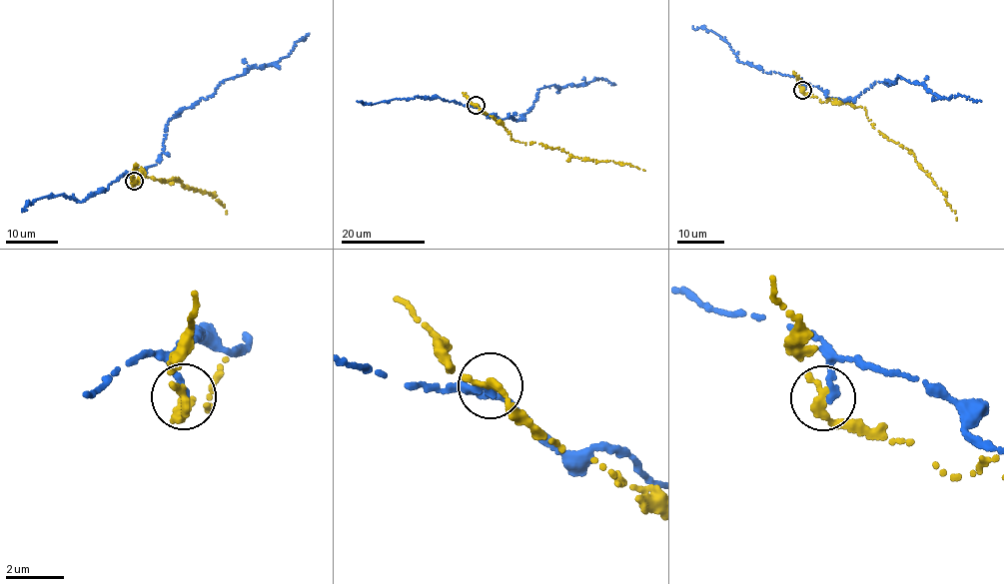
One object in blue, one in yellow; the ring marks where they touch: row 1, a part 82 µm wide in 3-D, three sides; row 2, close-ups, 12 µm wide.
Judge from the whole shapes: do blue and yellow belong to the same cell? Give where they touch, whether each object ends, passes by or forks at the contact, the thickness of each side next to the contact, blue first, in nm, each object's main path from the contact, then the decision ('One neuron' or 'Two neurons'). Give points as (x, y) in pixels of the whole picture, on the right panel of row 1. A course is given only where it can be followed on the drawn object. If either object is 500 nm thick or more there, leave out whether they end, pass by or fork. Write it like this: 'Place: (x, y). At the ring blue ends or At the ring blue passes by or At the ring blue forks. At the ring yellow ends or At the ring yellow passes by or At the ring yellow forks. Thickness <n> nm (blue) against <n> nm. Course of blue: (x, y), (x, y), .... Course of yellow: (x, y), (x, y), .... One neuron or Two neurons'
Place: (802, 90). At the ring blue ends. At the ring yellow passes by. Thickness 280 nm (blue) against 280 nm. Course of blue: (803, 90), (810, 84), (843, 102), (899, 76), (942, 99), (981, 101). Course of yellow: (803, 90), (824, 102), (830, 99), (864, 108), (874, 128), (912, 154), (945, 192), (956, 220). Two neurons

